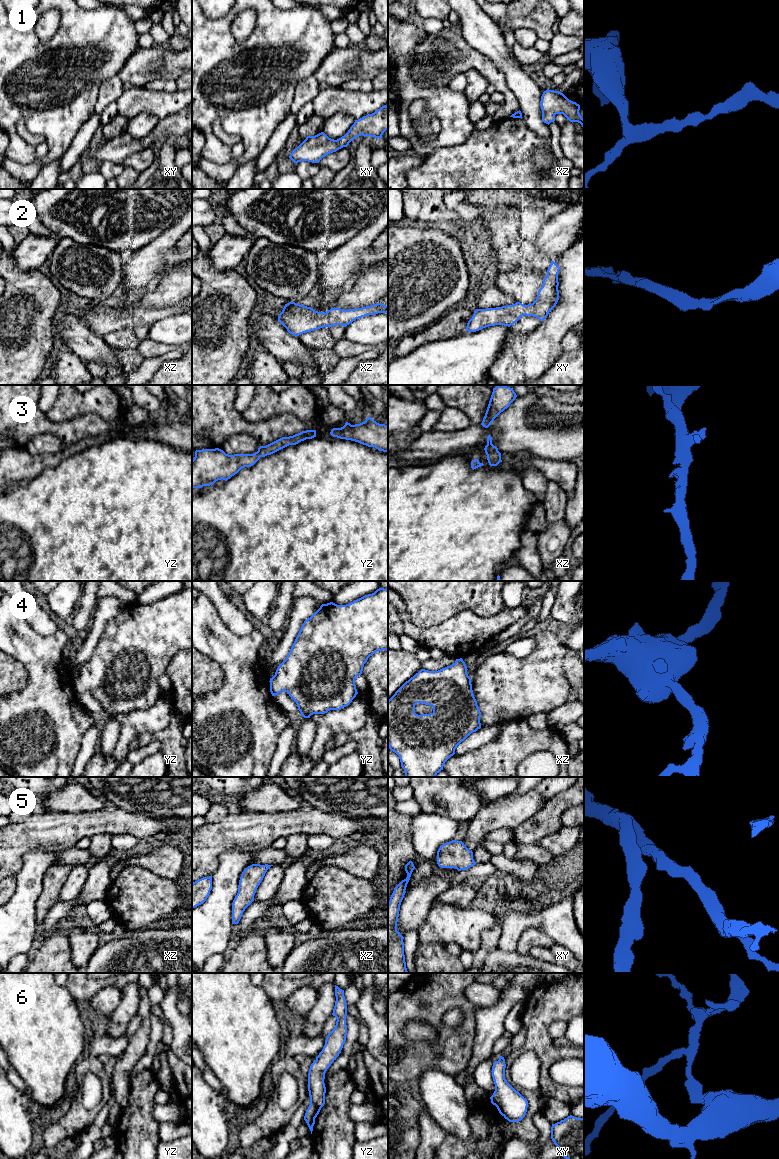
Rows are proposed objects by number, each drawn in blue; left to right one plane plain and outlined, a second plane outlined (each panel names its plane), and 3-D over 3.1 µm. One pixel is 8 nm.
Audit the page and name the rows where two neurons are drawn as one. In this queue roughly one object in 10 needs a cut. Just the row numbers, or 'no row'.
no row

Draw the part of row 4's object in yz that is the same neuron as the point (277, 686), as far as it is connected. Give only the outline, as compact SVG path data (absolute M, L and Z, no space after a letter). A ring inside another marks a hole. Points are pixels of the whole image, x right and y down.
M379 588L346 605L333 602L322 604L304 621L286 659L270 678L270 692L272 696L282 691L287 692L304 718L310 718L313 714L325 714L330 710L340 710L348 706L358 694L355 679L362 674L368 658L382 650L388 650L388 589Z

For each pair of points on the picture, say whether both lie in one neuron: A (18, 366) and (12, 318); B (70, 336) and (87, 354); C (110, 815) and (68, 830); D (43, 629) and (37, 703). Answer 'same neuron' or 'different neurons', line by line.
A: same neuron
B: same neuron
C: same neuron
D: different neurons

